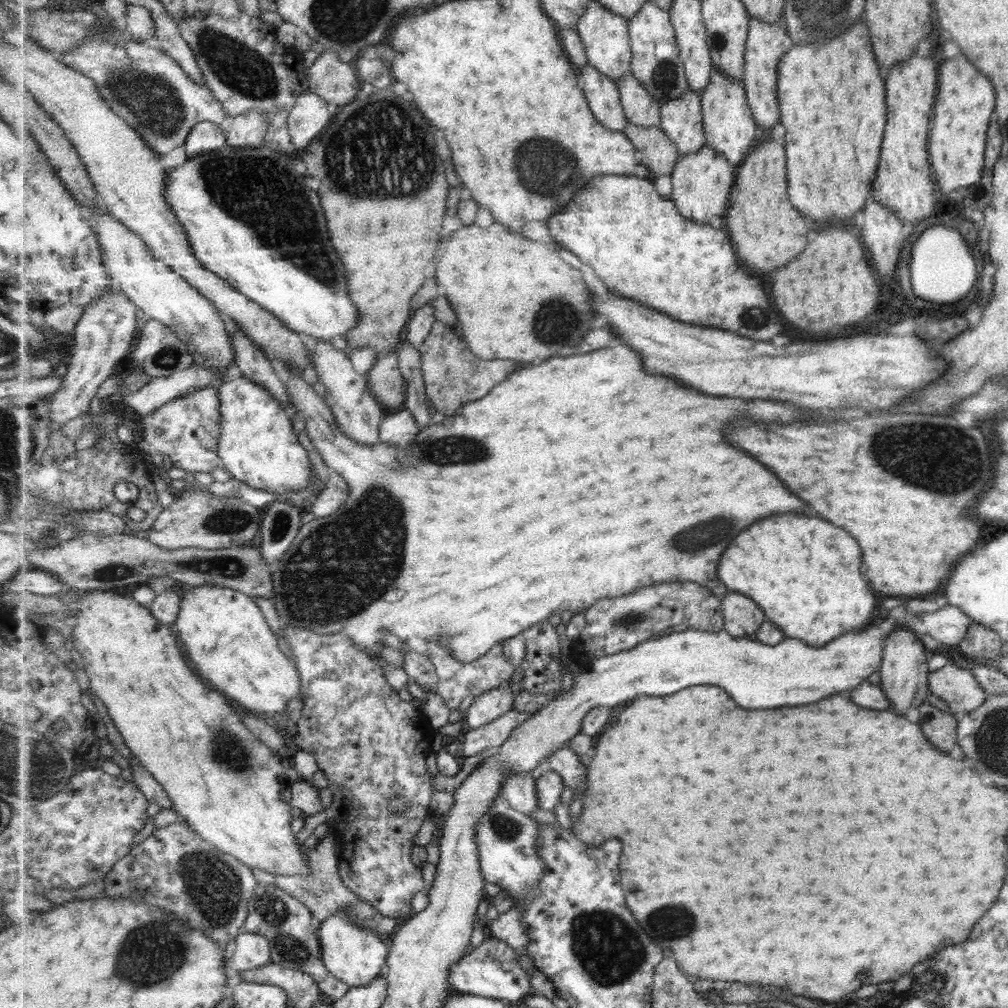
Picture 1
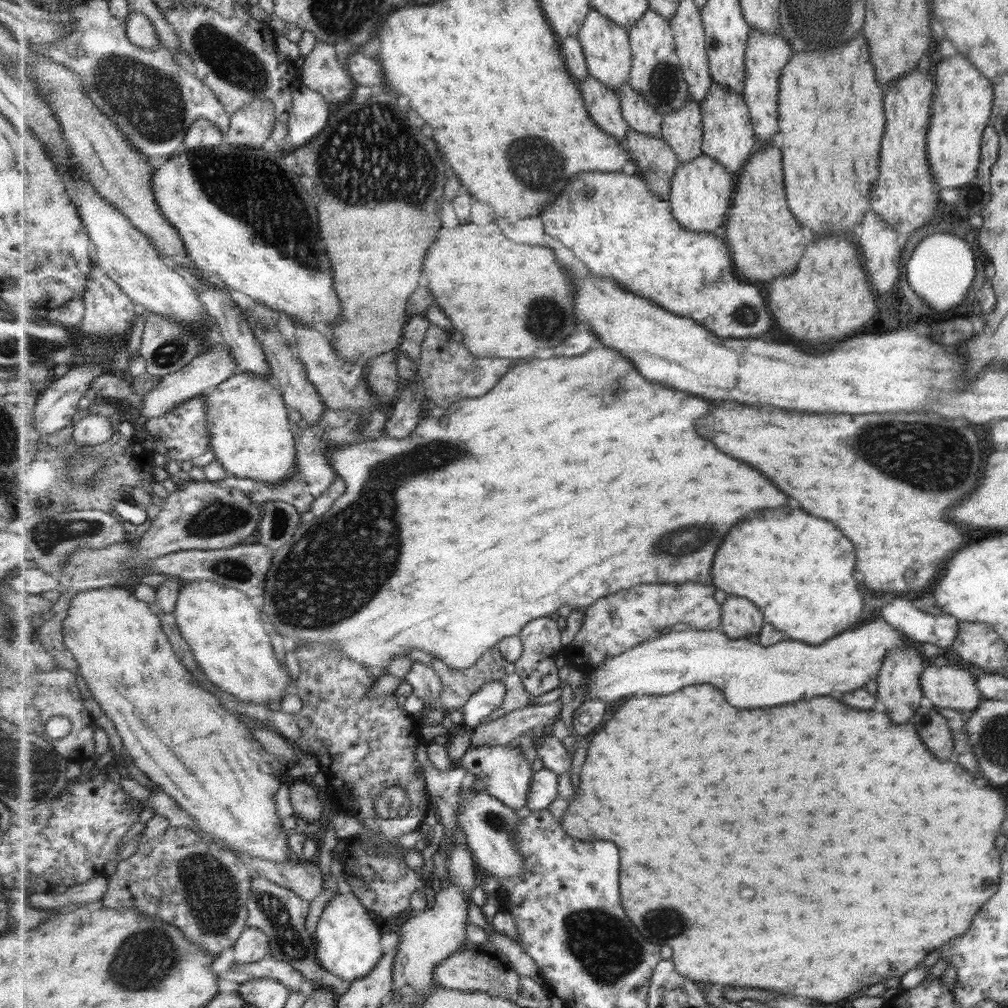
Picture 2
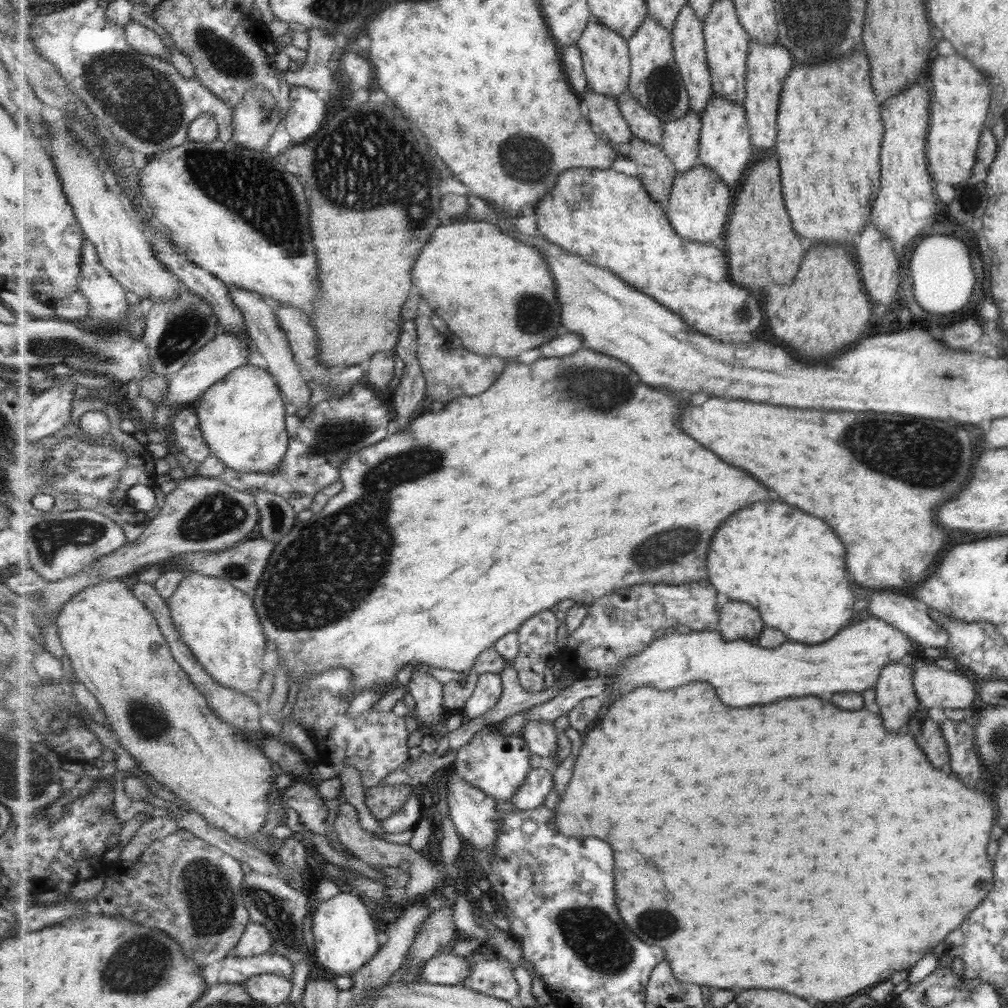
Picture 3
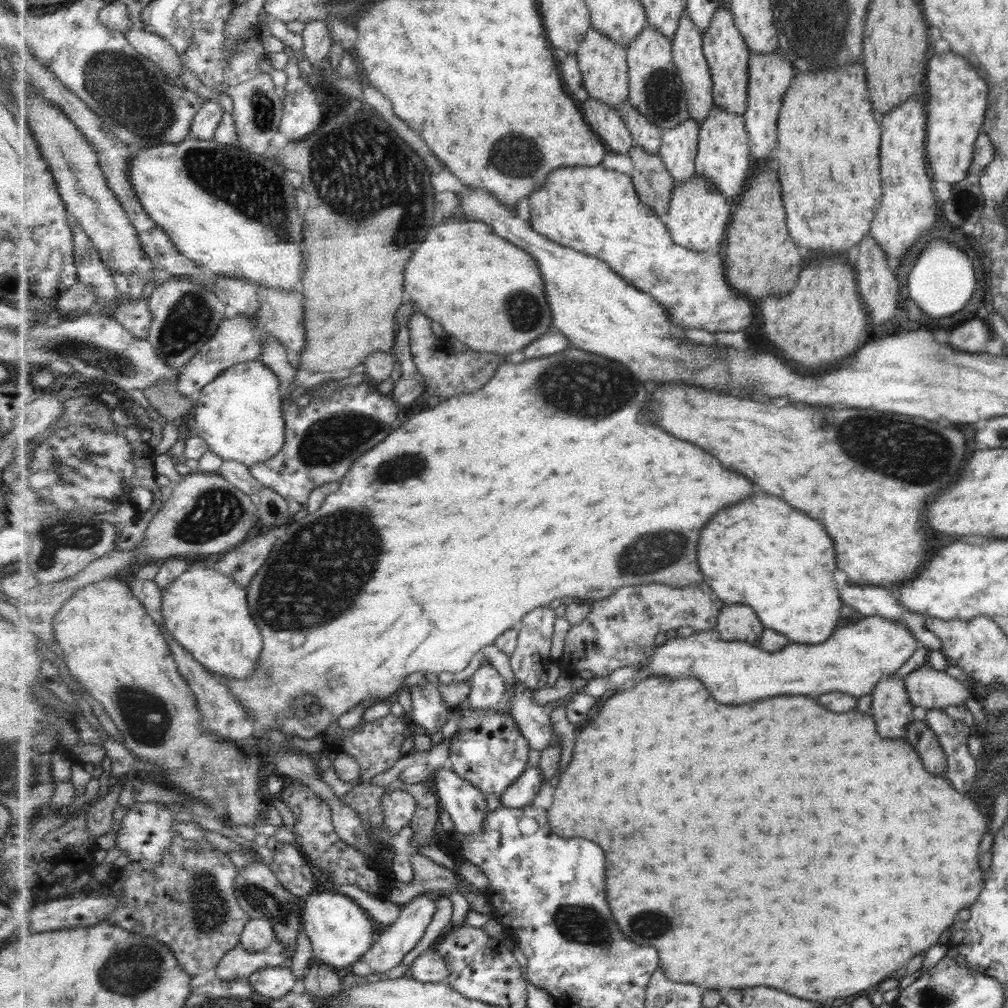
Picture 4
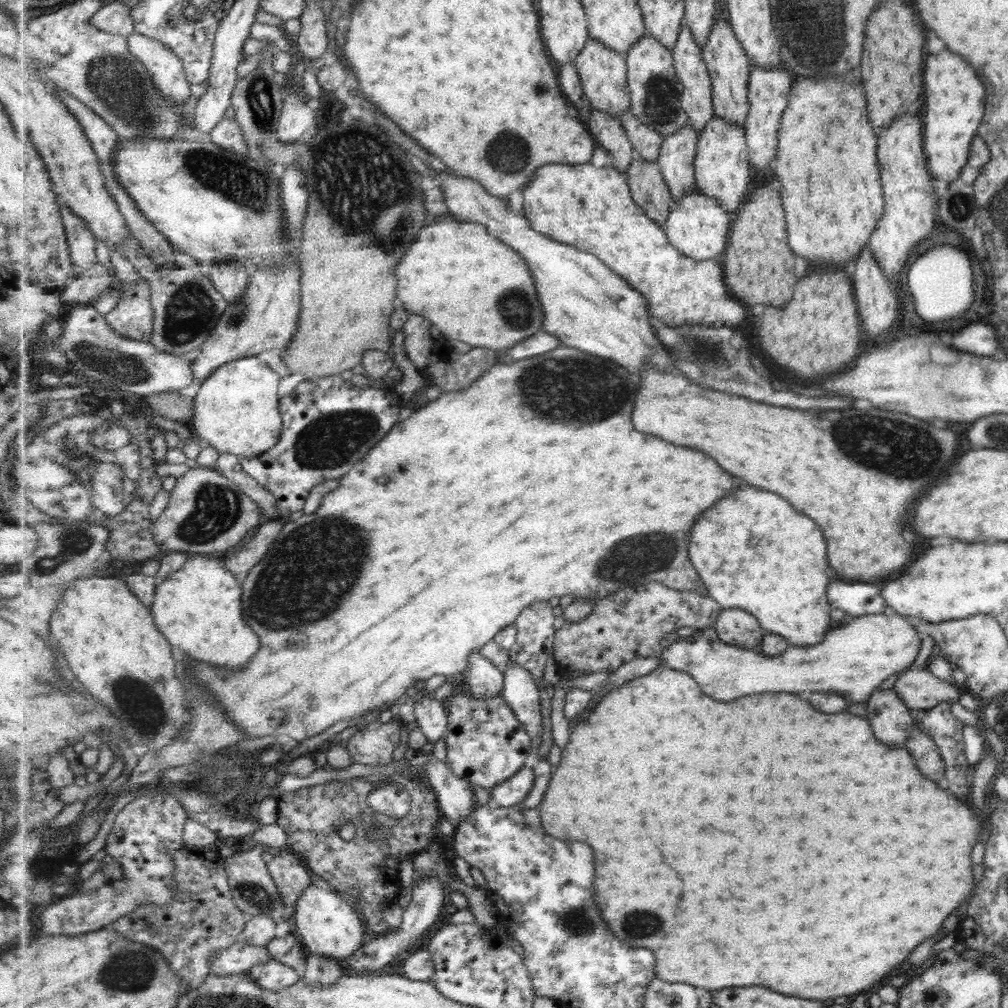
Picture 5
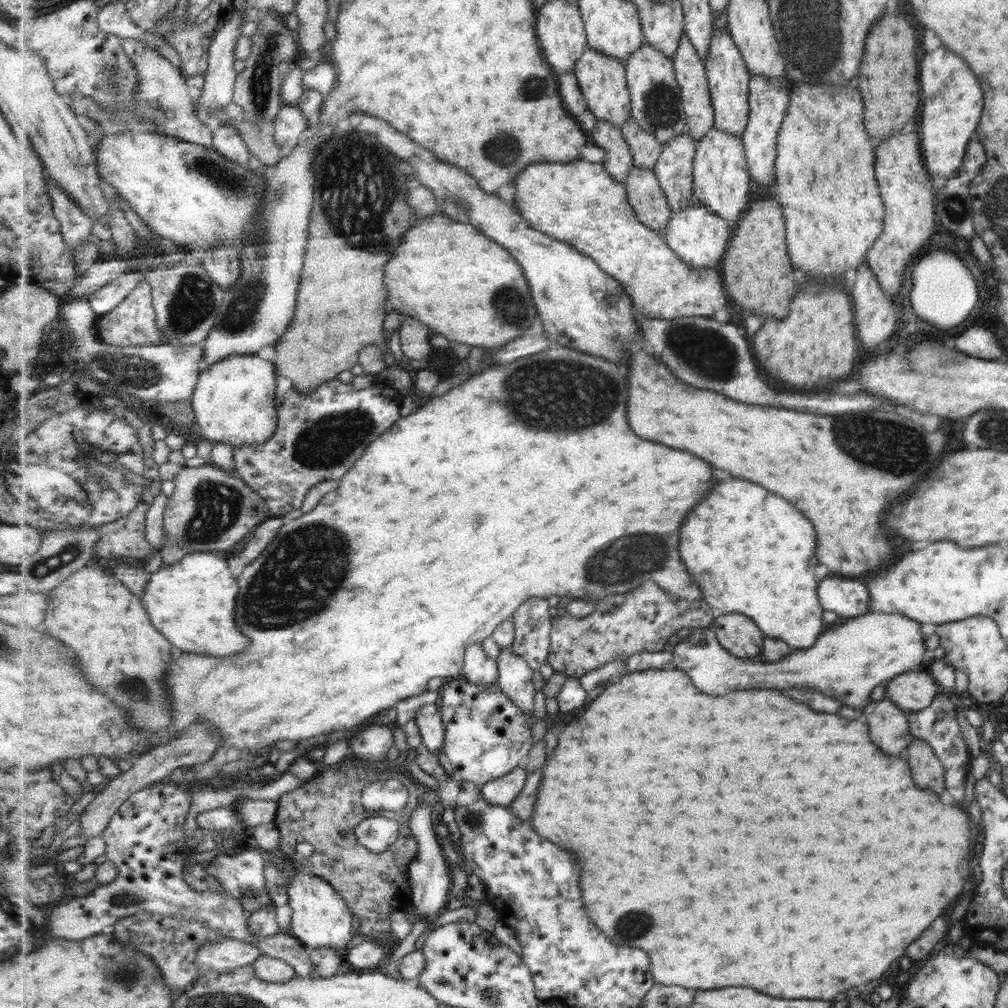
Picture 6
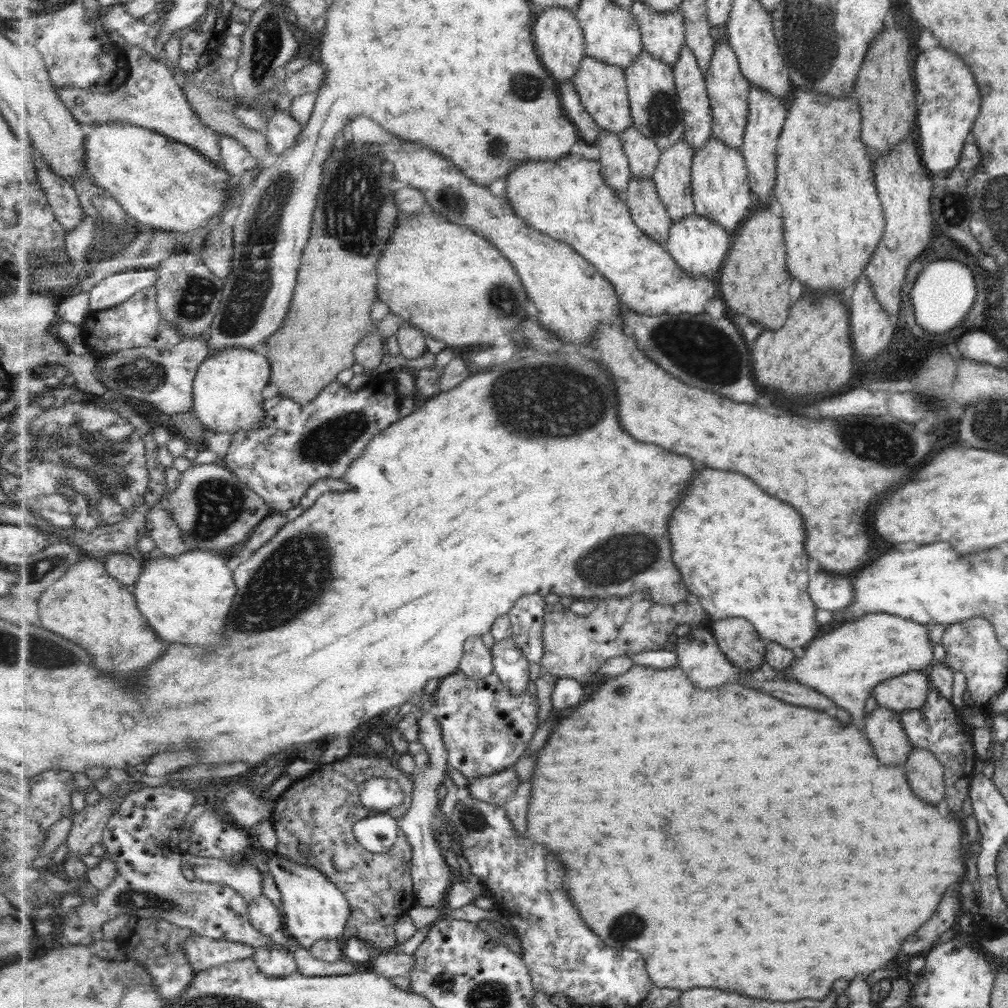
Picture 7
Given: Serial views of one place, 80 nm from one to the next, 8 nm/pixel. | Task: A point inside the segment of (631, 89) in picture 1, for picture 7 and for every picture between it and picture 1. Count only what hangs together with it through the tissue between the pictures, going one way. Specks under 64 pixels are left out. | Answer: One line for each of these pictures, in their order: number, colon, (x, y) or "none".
2: (641, 115)
3: (645, 124)
4: (645, 133)
5: (647, 142)
6: (646, 147)
7: (644, 153)

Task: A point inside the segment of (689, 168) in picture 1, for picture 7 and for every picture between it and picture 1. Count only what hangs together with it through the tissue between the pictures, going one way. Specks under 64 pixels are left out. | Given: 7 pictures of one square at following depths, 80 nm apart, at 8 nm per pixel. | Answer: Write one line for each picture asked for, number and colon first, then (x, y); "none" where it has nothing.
2: (700, 196)
3: (699, 206)
4: (699, 214)
5: (698, 225)
6: (700, 237)
7: (700, 246)

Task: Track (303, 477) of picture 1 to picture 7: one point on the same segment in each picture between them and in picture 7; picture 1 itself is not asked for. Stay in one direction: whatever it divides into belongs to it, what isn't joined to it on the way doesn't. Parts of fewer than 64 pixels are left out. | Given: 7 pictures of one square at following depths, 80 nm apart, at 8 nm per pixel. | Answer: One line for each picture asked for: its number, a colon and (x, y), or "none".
2: (247, 416)
3: (243, 418)
4: (240, 415)
5: (237, 409)
6: (234, 403)
7: (228, 390)

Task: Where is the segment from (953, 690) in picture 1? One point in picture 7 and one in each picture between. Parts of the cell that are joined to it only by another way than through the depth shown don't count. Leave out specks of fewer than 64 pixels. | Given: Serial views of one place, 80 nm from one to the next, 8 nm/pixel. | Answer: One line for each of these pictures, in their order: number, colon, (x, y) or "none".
2: (947, 687)
3: (933, 687)
4: (926, 688)
5: (918, 689)
6: (911, 691)
7: (908, 691)

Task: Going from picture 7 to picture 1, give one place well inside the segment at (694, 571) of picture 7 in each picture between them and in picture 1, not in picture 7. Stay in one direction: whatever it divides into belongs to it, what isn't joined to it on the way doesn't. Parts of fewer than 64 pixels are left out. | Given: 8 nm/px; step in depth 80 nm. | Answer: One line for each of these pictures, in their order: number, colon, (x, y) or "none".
1: (805, 572)
2: (797, 568)
3: (790, 564)
4: (762, 552)
5: (754, 550)
6: (750, 550)

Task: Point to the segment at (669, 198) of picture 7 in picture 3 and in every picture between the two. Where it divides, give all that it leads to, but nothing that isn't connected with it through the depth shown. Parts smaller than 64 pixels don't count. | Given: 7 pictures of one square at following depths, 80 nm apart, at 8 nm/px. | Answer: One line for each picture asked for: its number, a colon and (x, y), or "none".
3: (681, 141)
4: (679, 149)
5: (677, 159)
6: (675, 169)

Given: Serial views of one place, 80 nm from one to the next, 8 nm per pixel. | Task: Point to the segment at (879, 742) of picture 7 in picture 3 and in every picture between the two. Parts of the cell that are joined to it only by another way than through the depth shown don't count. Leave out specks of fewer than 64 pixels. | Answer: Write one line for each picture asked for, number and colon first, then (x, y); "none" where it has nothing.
3: (894, 695)
4: (890, 708)
5: (892, 724)
6: (887, 725)

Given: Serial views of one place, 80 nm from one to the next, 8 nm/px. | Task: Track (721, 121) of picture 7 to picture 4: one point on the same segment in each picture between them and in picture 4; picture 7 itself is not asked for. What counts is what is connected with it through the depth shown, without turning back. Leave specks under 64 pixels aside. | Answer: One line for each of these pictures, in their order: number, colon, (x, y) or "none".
4: (728, 55)
5: (728, 62)
6: (729, 79)

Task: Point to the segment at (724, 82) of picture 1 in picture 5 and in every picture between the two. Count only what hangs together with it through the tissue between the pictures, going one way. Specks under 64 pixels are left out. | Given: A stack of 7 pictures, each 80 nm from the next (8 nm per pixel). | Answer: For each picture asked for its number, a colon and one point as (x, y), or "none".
2: (729, 135)
3: (726, 146)
4: (724, 154)
5: (723, 168)

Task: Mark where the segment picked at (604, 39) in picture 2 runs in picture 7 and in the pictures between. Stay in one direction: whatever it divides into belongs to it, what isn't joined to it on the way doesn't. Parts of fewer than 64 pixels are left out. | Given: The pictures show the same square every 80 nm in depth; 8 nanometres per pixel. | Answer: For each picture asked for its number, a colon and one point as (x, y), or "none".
3: (606, 54)
4: (603, 61)
5: (604, 72)
6: (603, 80)
7: (603, 88)

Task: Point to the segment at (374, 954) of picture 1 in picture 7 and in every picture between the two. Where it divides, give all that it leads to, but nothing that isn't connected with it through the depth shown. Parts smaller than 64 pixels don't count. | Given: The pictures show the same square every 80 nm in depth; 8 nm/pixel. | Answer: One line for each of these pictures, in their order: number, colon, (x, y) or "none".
2: (348, 942)
3: (345, 938)
4: (340, 931)
5: (329, 924)
6: (322, 918)
7: (316, 909)

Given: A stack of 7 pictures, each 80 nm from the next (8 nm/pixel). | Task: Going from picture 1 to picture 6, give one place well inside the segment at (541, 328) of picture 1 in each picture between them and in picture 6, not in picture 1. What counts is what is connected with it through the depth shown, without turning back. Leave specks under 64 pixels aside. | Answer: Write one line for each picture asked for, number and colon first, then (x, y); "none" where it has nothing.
2: (478, 275)
3: (474, 275)
4: (461, 262)
5: (460, 268)
6: (451, 276)

